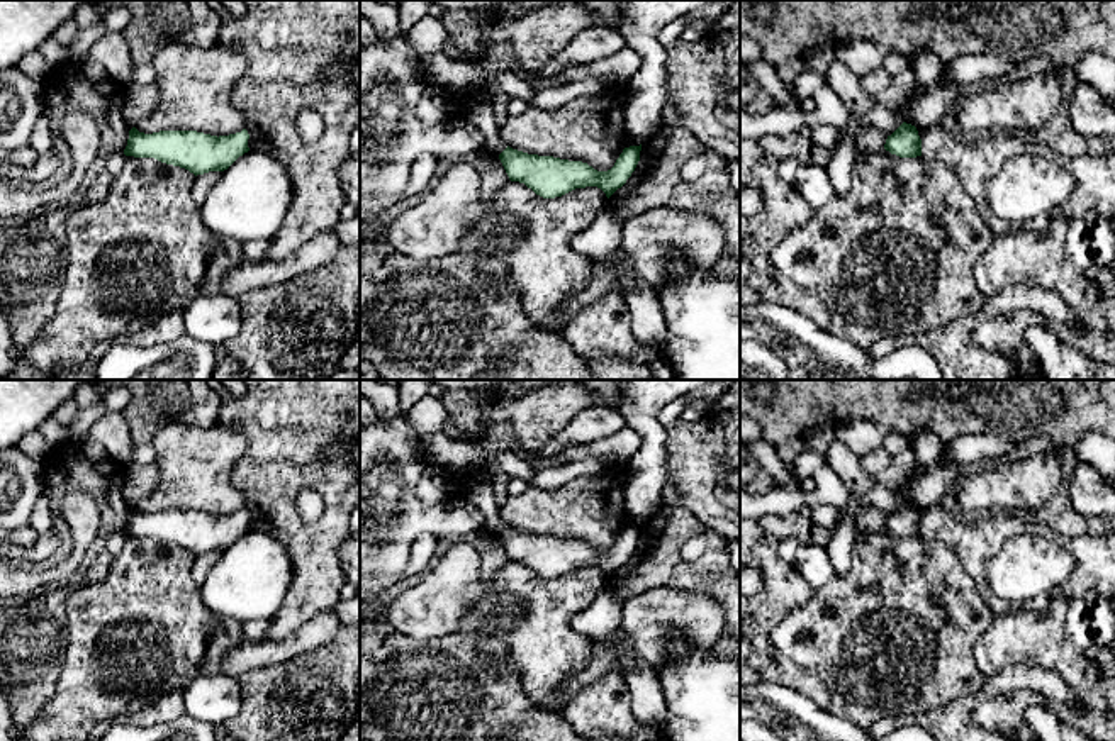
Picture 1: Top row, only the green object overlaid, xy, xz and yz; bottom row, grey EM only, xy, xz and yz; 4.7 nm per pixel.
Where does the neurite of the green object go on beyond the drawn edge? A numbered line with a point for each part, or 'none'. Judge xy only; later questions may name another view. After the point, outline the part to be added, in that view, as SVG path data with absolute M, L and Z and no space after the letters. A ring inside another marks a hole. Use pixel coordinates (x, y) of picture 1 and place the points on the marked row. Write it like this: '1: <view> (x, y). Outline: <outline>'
none

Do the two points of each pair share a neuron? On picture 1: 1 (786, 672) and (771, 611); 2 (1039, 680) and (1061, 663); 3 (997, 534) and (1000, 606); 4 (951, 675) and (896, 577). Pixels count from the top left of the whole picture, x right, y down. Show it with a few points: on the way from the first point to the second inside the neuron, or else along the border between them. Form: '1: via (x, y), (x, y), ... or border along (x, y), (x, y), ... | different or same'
1: via (769, 663), (764, 658), (764, 628) | same
2: border along (1012, 665), (1030, 663), (1053, 670), (1076, 702) | different
3: via (980, 553), (980, 580), (983, 589) | same
4: via (941, 651), (941, 629), (912, 601) | same

